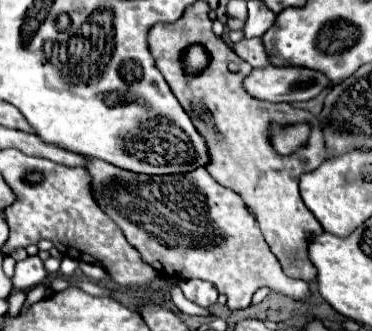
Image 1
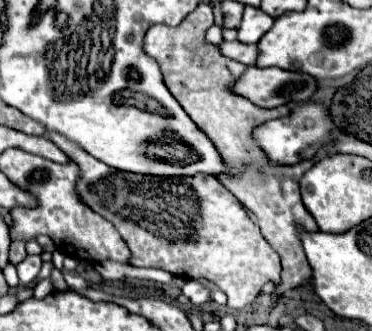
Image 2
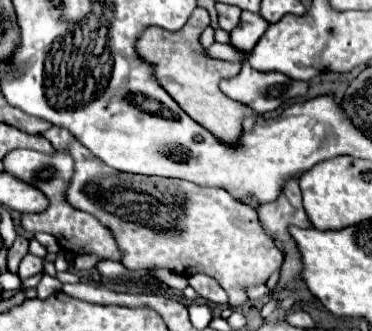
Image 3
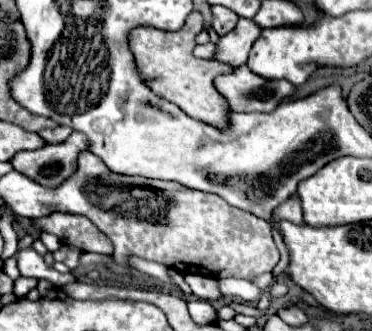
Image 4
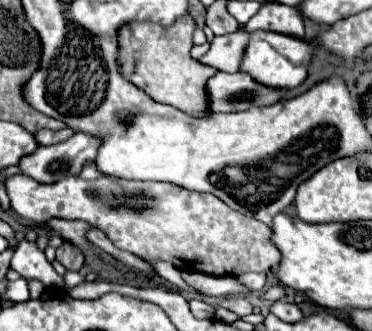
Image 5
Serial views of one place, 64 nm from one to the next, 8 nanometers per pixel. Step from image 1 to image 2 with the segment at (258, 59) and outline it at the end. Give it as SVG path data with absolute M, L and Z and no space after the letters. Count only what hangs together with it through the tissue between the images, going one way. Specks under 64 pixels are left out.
M222 42L220 44L222 54L226 54L232 60L238 60L246 66L254 66L256 58L258 58L258 44L240 44L236 42Z

